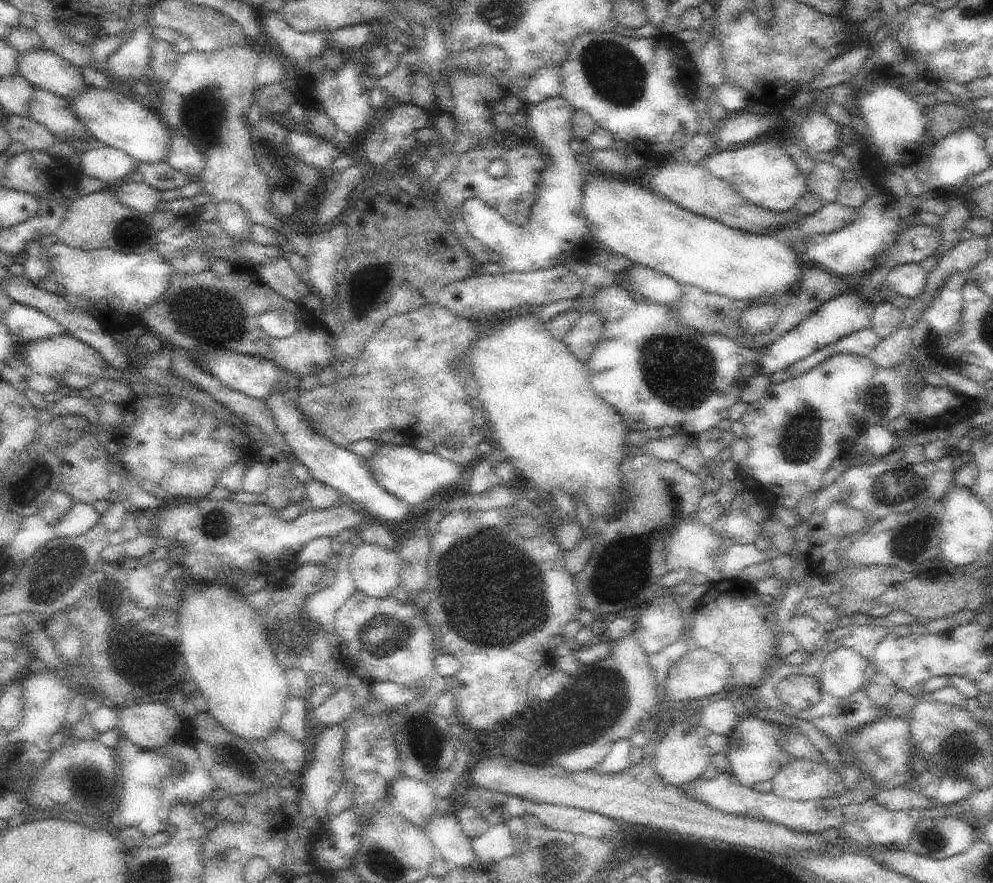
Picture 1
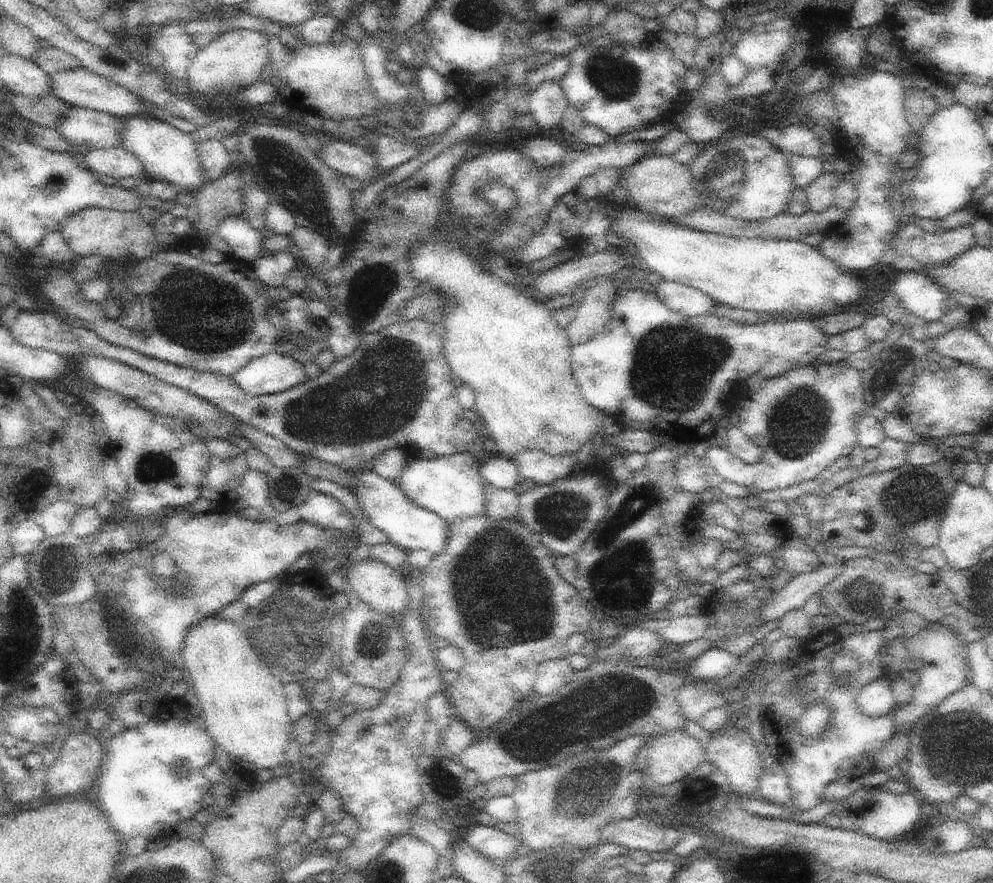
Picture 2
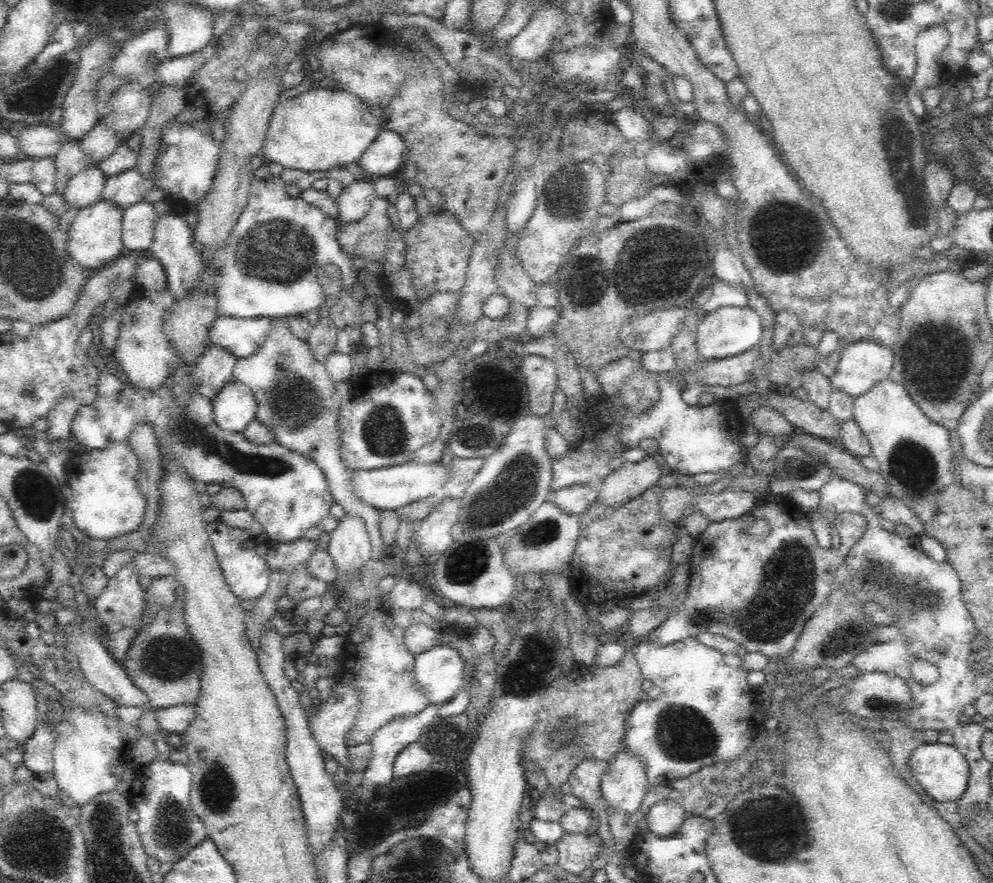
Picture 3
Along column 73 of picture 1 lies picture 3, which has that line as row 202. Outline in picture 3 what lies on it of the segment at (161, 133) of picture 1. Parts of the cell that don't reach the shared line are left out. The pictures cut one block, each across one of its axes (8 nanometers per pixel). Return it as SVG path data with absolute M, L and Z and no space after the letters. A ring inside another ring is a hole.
M102 199L92 206L79 209L78 214L66 228L68 257L80 267L91 270L102 268L120 256L123 249L123 241L121 240L122 215L119 206Z

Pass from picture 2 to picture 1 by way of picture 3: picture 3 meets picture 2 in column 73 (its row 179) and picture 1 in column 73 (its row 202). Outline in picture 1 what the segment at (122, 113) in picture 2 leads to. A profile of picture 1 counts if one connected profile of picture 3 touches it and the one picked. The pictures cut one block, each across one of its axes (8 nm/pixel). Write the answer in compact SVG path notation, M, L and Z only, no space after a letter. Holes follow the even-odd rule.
M46 46L19 53L18 59L19 73L33 87L45 88L64 98L90 87L82 78L82 68L73 66Z

